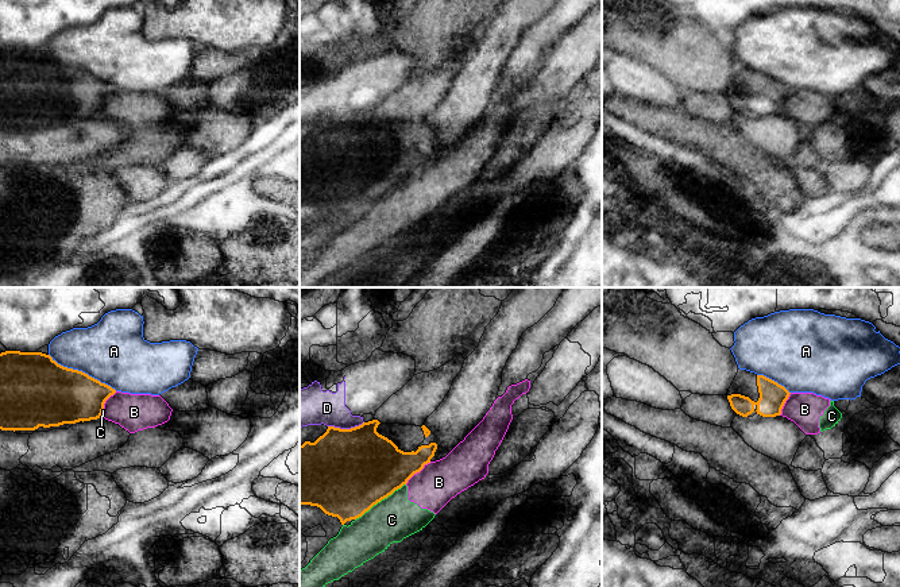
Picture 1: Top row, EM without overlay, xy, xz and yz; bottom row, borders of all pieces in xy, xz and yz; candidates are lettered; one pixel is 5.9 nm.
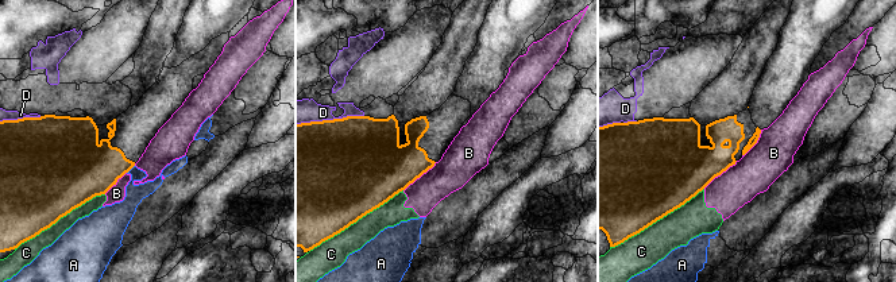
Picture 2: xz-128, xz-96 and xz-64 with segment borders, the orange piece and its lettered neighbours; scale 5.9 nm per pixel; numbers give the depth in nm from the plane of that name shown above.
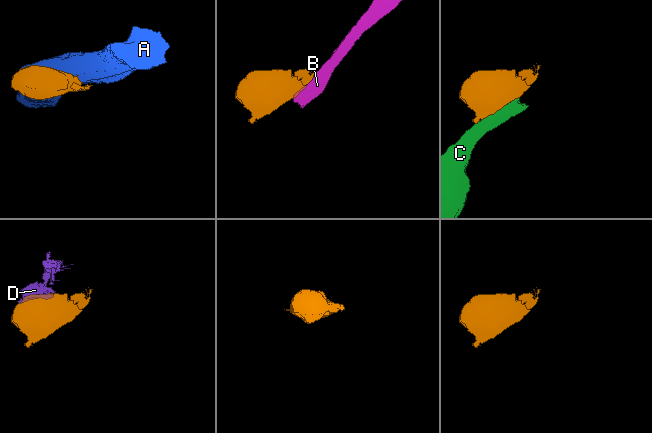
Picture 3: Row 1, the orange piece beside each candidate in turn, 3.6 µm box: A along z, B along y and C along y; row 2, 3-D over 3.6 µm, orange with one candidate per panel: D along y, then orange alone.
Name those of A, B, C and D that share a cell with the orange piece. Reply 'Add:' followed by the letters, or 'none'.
Add: none

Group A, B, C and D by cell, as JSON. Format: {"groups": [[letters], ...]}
{"groups": [["A"], ["B", "C"], ["D"]]}

